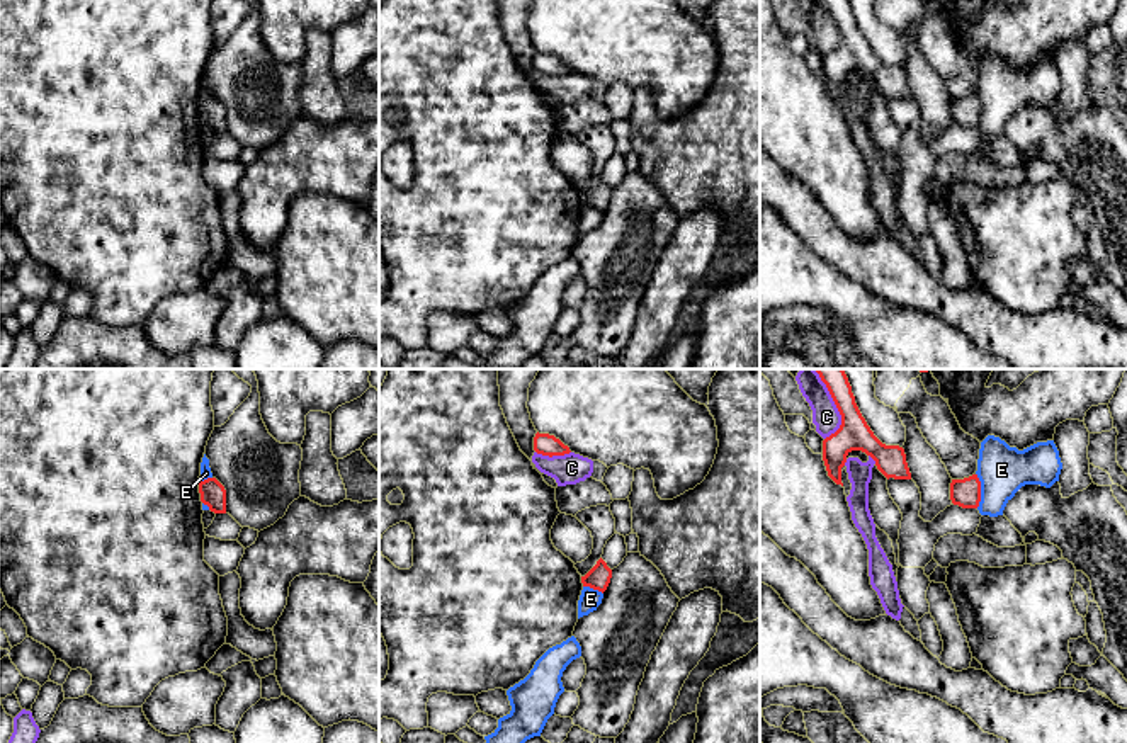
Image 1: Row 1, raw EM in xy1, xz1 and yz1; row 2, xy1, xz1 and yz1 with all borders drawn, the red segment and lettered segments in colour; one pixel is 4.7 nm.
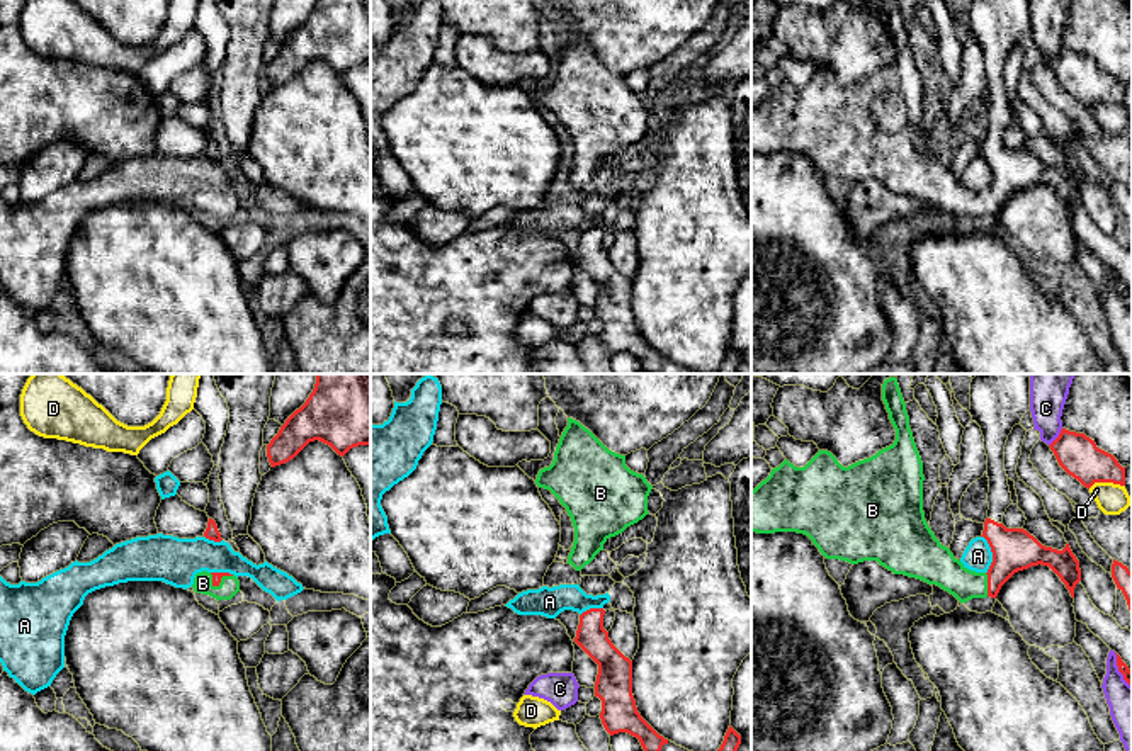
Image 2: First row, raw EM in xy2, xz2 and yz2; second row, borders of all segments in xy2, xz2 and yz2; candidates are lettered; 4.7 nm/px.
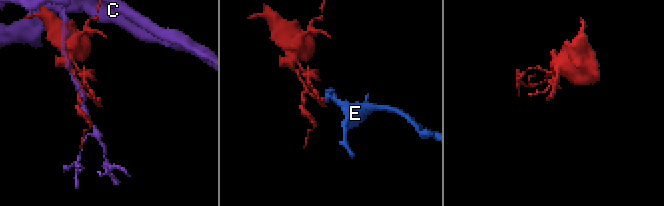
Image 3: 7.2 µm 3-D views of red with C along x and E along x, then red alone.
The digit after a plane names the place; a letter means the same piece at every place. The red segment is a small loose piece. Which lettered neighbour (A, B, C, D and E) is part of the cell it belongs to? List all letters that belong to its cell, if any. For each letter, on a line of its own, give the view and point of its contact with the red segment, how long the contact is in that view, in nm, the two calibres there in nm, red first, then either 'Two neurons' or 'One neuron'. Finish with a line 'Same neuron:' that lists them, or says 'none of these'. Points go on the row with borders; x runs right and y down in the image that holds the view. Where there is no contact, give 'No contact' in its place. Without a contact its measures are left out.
A: Touches red at yz2 (993, 554). Shared border 190 nm. Thickness 200 nm (red) against 140 nm. Two neurons
B: Touches red at yz2 (988, 585). Shared border 110 nm. Thickness 200 nm (red) against 170 nm. One neuron
C: Touches red at yz1 (835, 403). Shared border 340 nm. Thickness 160 nm (red) against 130 nm. Two neurons
D: Touches red at yz2 (1105, 481). Shared border 180 nm. Thickness 190 nm (red) against 140 nm. Two neurons
E: Touches red at yz1 (979, 490). Shared border 170 nm. Thickness 140 nm (red) against 240 nm. Two neurons
Same neuron: B

